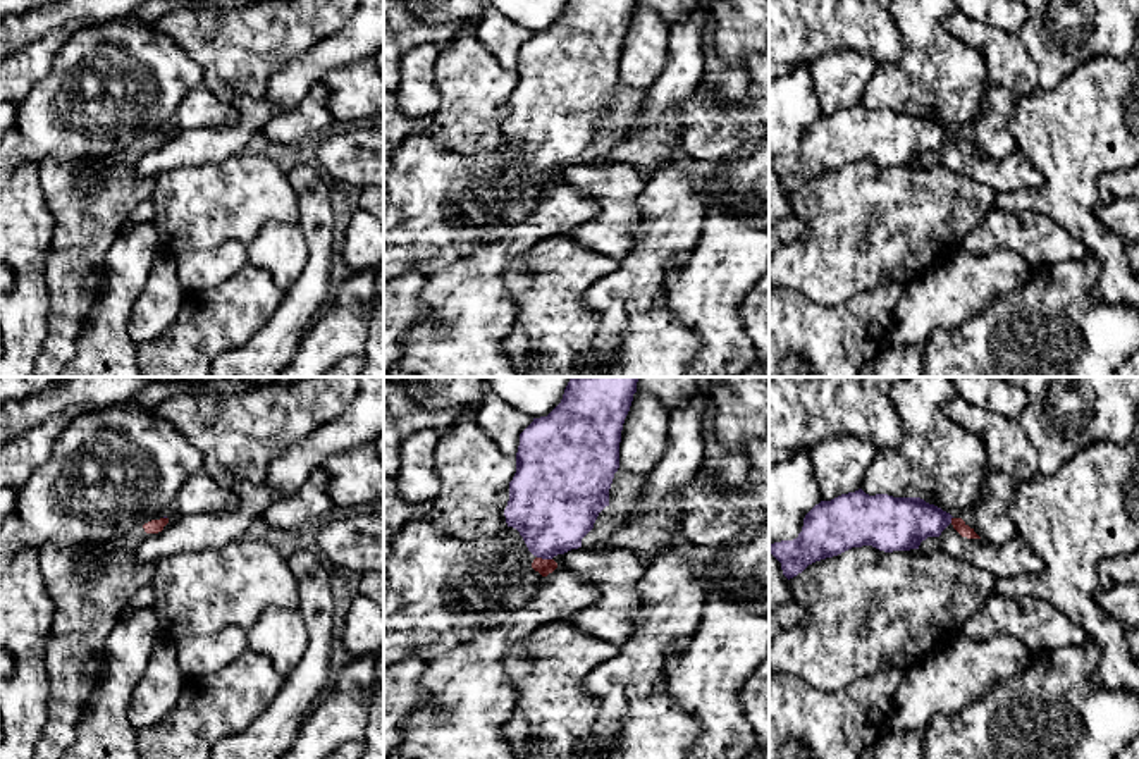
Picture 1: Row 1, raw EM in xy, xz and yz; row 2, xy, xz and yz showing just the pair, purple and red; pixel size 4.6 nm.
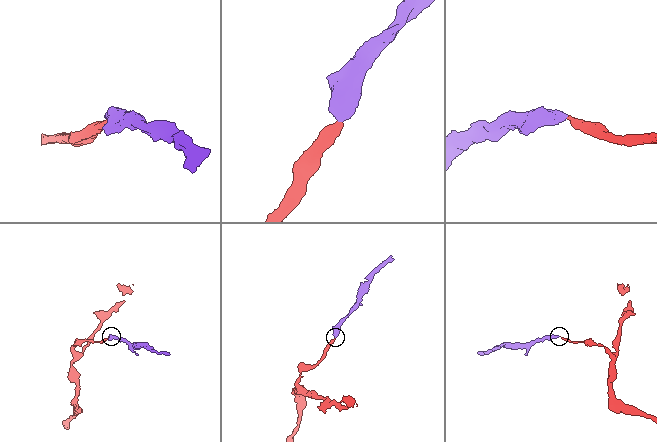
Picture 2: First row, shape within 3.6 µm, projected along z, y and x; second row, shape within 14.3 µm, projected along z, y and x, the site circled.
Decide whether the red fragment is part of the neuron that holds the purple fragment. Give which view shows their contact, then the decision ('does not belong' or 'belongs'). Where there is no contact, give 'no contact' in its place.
meets purple in xz; belongs

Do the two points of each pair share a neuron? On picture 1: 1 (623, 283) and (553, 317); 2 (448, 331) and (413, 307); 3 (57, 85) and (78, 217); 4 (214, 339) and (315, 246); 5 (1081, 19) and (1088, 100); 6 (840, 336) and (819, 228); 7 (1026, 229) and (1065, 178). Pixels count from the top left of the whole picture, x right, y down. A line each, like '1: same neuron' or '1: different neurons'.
1: different neurons
2: different neurons
3: different neurons
4: different neurons
5: different neurons
6: different neurons
7: different neurons

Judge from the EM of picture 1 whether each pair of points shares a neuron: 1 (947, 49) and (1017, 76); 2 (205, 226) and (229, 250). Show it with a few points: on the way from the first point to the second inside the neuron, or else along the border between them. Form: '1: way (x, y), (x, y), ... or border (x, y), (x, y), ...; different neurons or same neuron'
1: border (955, 38), (981, 54), (986, 80), (991, 85); different neurons
2: border (246, 243), (224, 241), (212, 248), (183, 252); different neurons

